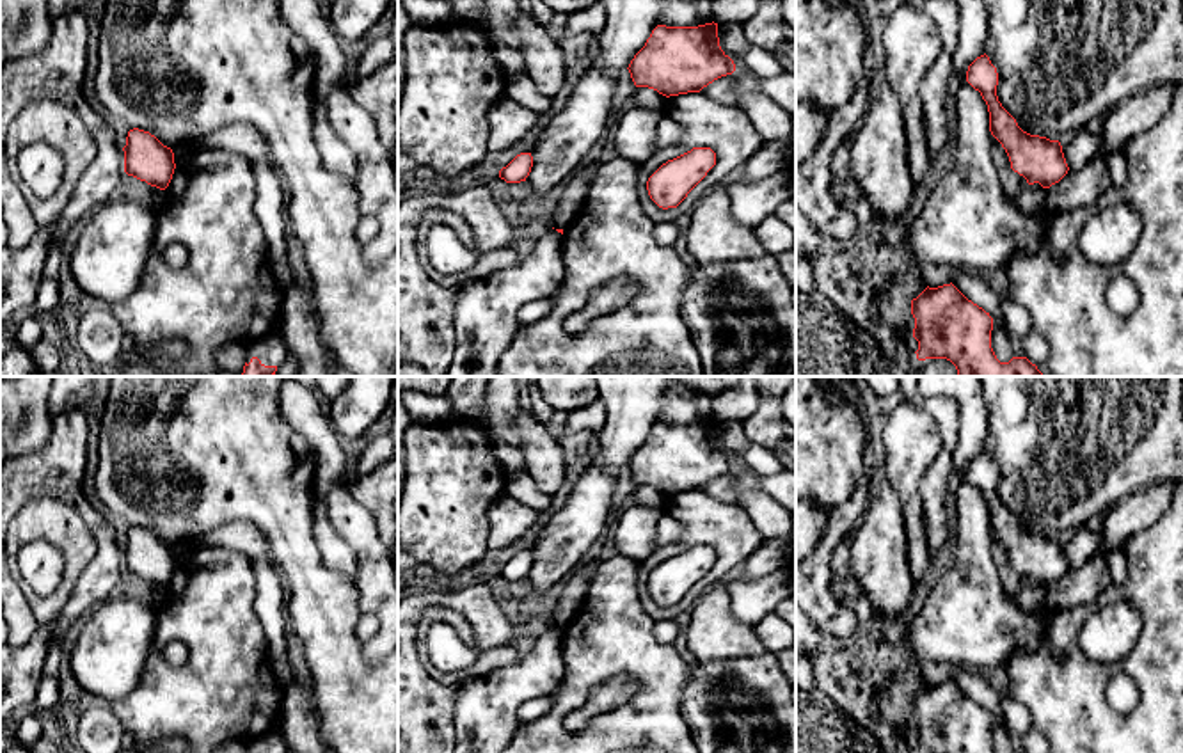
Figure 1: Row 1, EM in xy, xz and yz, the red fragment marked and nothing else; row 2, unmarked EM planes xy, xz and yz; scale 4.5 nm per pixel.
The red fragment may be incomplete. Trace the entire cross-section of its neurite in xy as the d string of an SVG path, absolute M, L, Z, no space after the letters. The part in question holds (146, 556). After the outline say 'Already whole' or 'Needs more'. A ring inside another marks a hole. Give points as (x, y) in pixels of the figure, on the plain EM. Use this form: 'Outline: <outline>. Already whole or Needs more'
Outline: M133 526L128 529L124 549L124 570L151 584L165 588L172 577L176 561L171 545L163 543L149 529Z. Already whole

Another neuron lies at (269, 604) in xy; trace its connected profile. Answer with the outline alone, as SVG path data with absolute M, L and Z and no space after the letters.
M250 558L250 561L256 572L254 611L265 630L272 670L281 686L286 686L291 677L291 662L284 632L288 613L284 607L282 575L270 558Z

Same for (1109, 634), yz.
M1108 602L1087 618L1078 645L1091 661L1116 664L1130 654L1140 629L1133 602Z

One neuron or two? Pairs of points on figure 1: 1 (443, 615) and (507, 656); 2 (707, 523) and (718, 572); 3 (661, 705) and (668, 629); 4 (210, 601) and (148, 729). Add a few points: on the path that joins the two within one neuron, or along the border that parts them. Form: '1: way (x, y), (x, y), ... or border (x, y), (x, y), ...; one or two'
1: way (459, 626), (491, 656); one
2: way (720, 535), (723, 538), (723, 560); one
3: border (654, 622), (654, 636), (672, 645); two
4: way (210, 633), (210, 666), (180, 697); one

